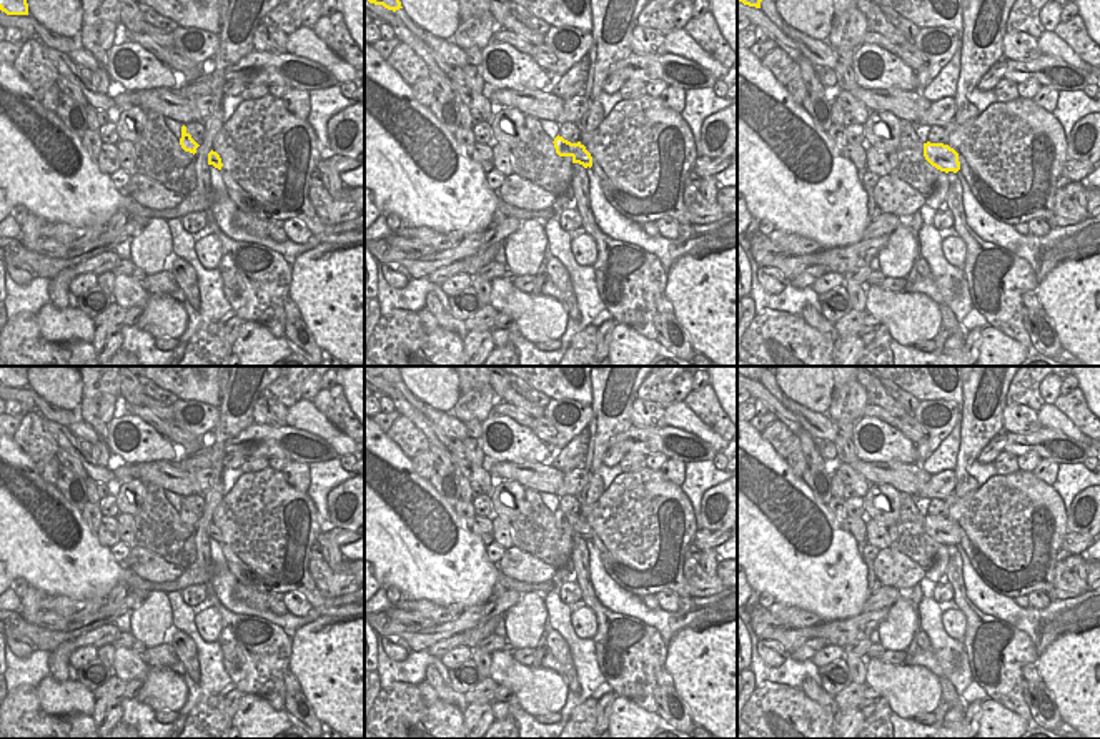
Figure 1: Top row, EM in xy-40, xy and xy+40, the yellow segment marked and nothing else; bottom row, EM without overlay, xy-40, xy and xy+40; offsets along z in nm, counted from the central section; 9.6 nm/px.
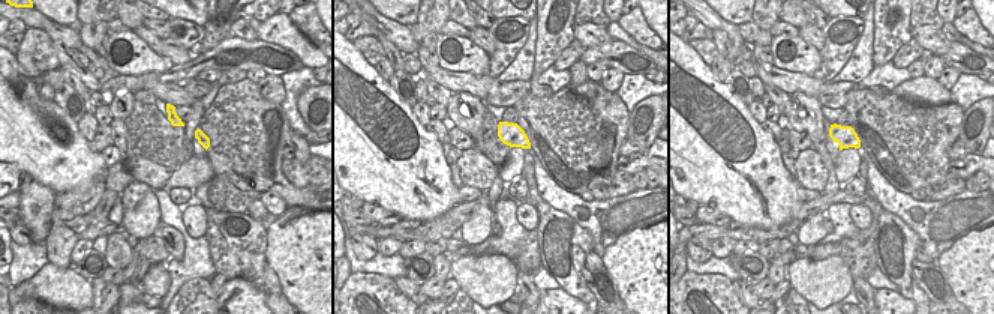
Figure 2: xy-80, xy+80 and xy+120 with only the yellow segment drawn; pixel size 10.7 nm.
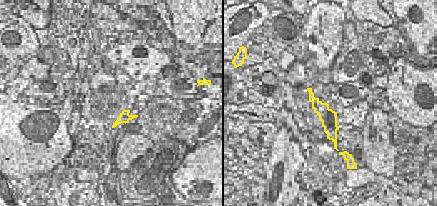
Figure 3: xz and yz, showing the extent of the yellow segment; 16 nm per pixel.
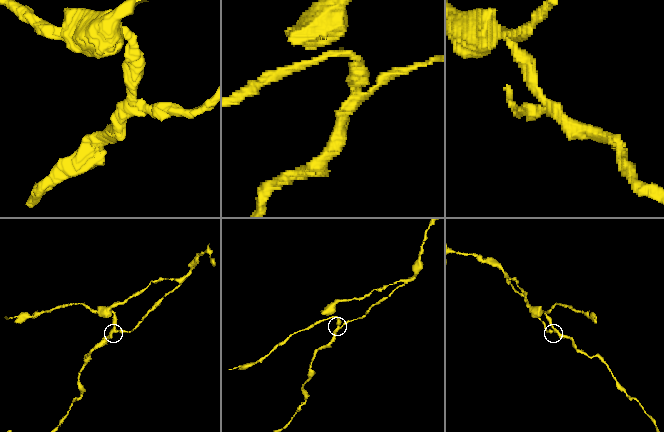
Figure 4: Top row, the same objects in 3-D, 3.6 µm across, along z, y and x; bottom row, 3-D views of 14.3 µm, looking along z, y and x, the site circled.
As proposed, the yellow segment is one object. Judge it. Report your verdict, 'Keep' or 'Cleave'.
Cleave

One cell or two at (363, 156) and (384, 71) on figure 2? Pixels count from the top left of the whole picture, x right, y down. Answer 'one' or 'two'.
two

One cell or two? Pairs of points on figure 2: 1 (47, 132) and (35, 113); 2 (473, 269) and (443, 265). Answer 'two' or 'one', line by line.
1: one
2: two

